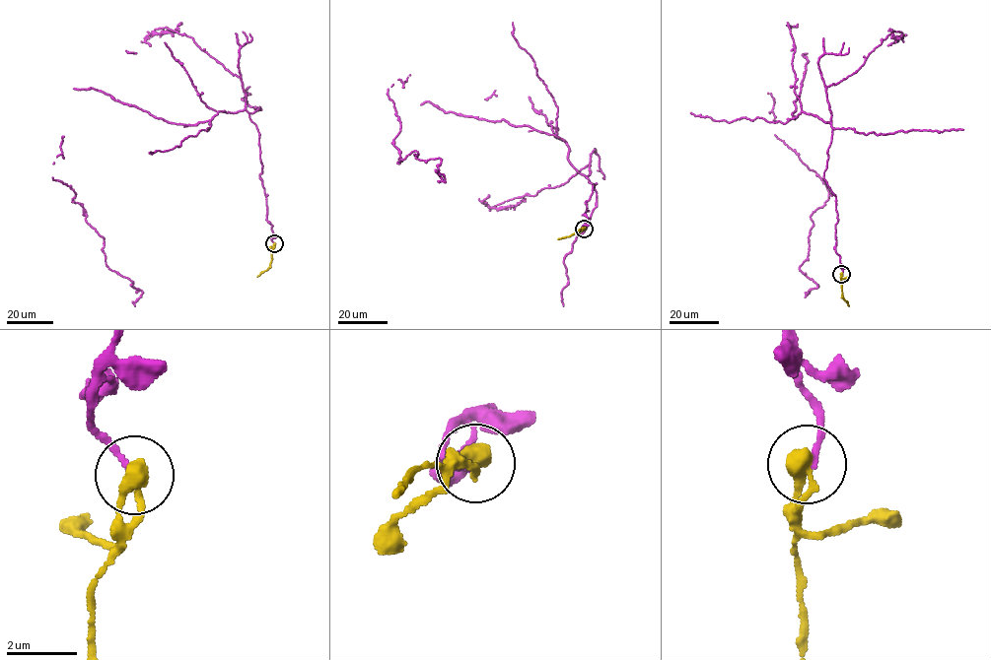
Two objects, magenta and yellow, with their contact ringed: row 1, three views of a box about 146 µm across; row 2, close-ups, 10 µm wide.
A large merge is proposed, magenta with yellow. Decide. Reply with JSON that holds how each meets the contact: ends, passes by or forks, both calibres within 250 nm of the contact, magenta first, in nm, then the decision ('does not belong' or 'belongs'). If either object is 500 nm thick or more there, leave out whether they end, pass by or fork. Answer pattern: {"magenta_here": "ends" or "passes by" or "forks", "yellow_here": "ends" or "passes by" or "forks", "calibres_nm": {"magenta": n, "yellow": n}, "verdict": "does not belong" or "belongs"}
{"calibres_nm": {"magenta": 140, "yellow": 550}, "verdict": "belongs"}

